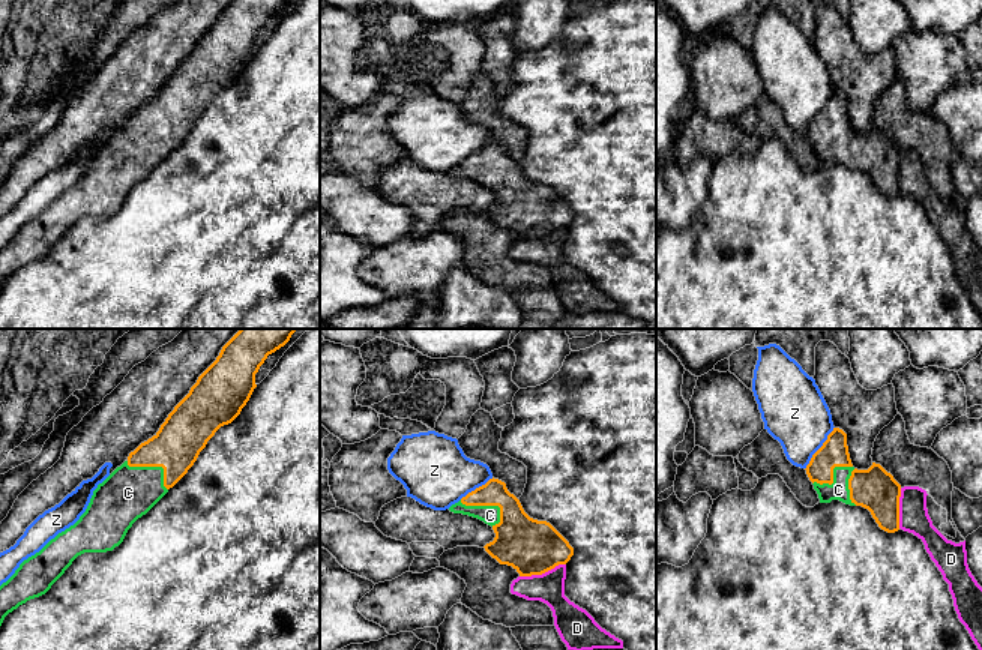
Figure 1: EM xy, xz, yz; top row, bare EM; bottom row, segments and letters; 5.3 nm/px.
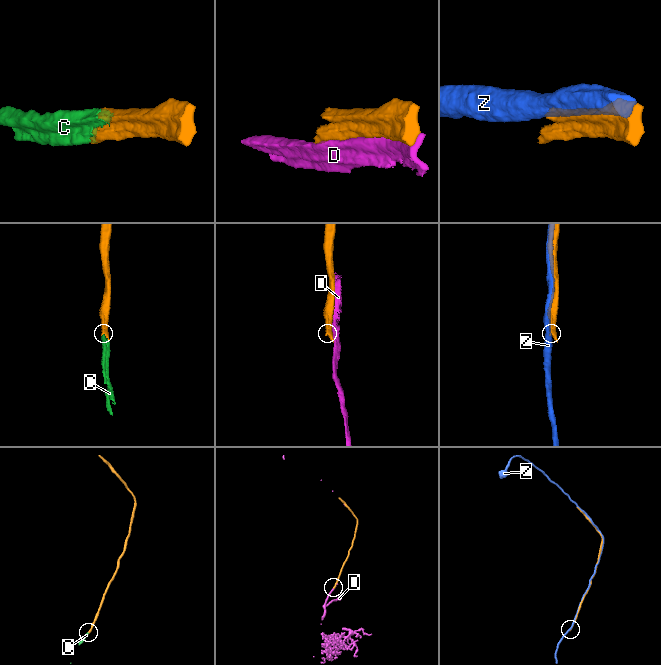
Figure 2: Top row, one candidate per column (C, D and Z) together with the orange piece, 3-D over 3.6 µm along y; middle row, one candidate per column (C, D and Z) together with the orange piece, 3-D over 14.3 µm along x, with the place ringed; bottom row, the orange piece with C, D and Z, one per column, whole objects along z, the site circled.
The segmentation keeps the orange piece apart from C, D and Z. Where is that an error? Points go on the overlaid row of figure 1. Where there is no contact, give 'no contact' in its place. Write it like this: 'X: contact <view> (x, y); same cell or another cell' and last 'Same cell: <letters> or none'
C: contact yz (846, 466); same cell
D: contact xz (542, 572); another cell
Z: contact yz (820, 448); another cell
Same cell: C

